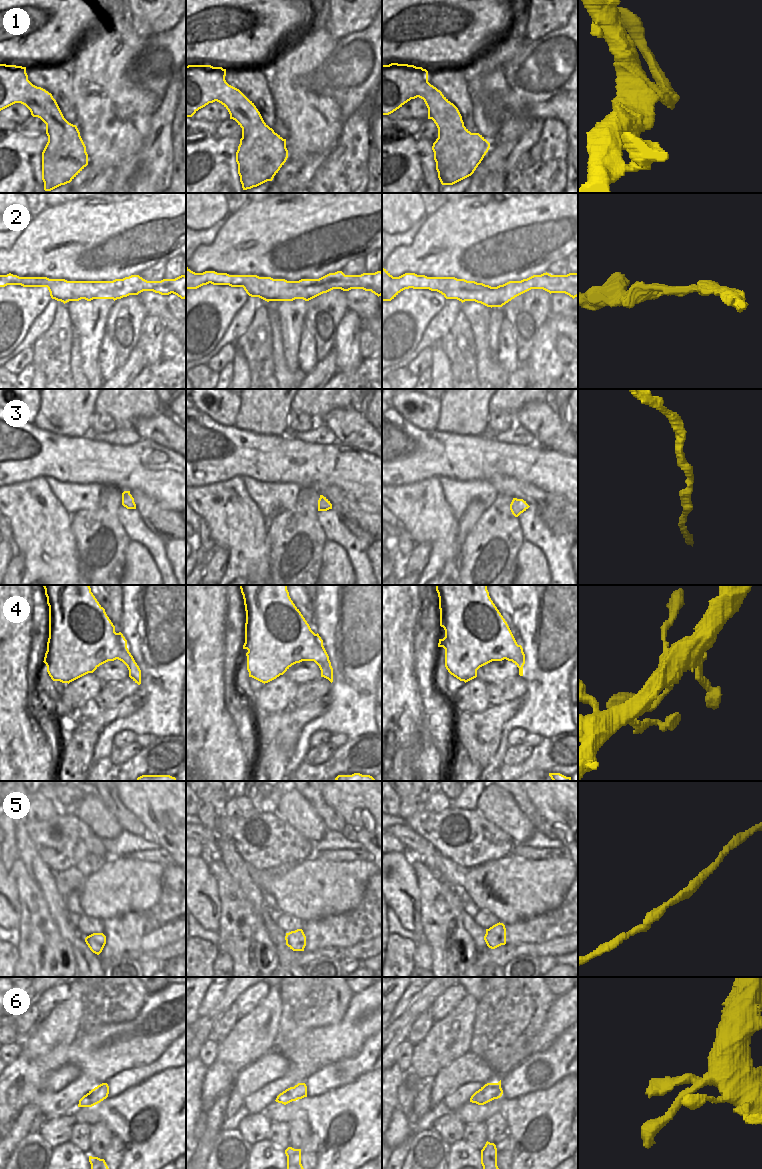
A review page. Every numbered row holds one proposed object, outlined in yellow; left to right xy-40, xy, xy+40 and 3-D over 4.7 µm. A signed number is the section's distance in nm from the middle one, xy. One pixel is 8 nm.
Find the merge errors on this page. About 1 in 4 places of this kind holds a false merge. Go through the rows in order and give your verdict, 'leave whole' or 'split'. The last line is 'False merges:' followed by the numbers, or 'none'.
1: split
2: leave whole
3: leave whole
4: leave whole
5: leave whole
6: leave whole
False merges: 1

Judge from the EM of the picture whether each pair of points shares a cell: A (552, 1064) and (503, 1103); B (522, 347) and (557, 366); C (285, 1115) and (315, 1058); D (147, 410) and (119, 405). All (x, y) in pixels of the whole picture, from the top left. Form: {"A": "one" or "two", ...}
{"A": "two", "B": "two", "C": "two", "D": "one"}

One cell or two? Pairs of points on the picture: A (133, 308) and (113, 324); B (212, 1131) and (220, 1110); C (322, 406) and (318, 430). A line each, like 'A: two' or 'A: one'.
A: one
B: one
C: two

